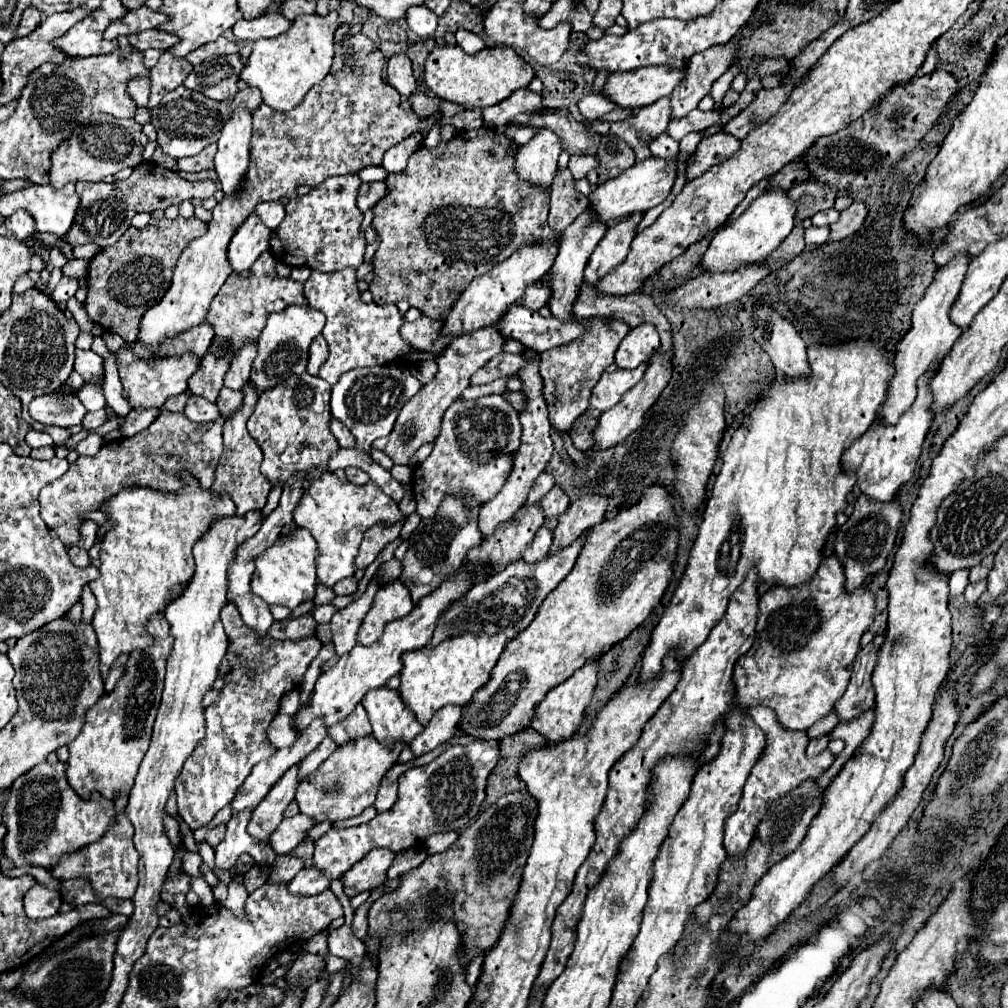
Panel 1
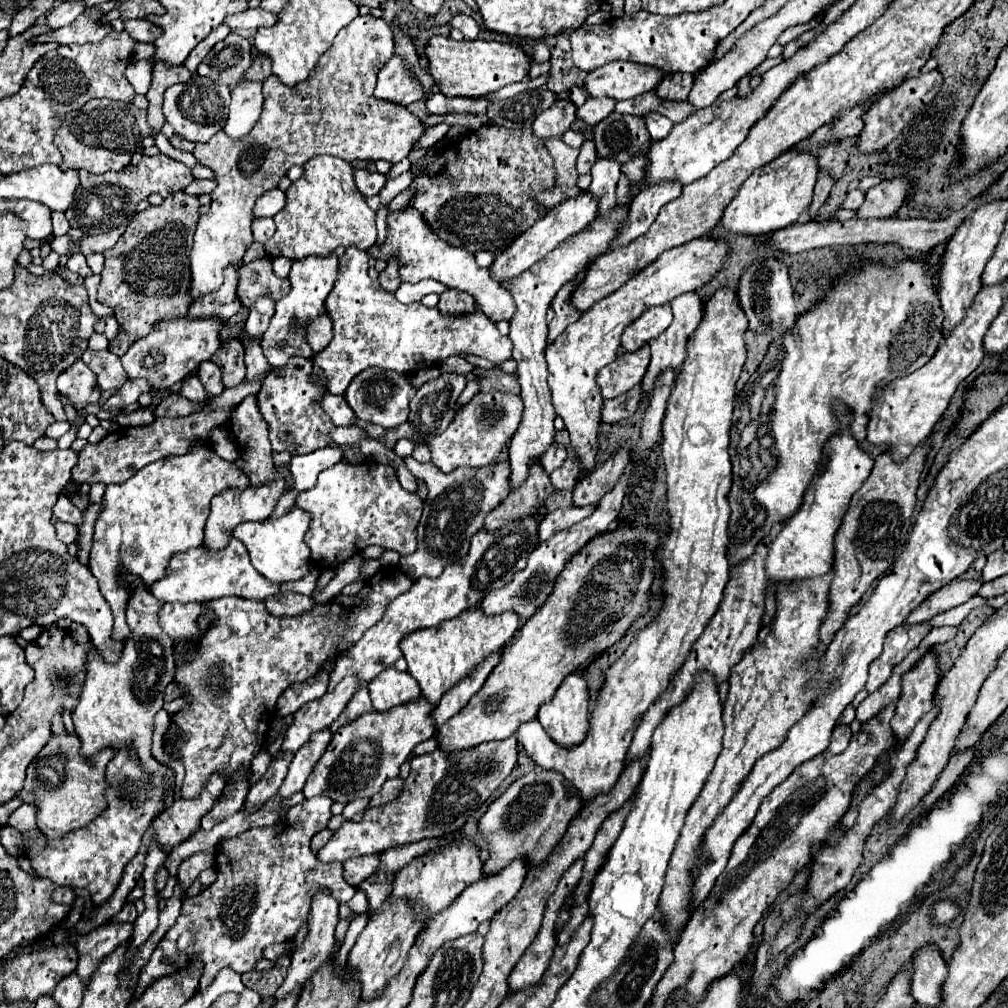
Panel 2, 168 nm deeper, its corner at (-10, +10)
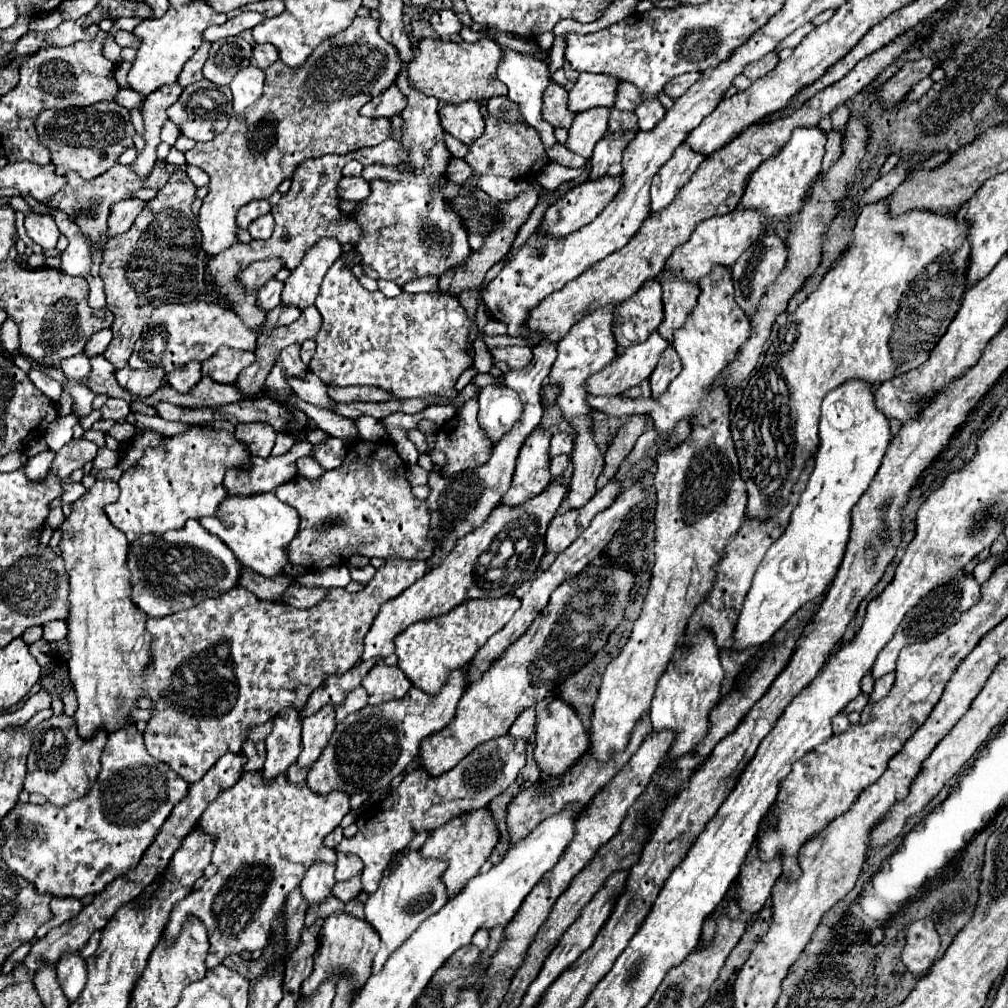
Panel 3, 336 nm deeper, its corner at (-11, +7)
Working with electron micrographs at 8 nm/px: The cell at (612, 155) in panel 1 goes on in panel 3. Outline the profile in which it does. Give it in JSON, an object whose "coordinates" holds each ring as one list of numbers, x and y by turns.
{"coordinates":[[611,109,611,117,609,117,609,133,619,133,619,131,639,131,635,113,629,111,619,111,619,109]]}

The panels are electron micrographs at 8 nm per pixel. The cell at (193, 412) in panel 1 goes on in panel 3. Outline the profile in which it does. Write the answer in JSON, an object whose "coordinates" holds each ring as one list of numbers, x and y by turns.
{"coordinates":[[187,363,187,367,179,367,167,375,169,385,179,393,191,391,199,379,201,379,201,363]]}

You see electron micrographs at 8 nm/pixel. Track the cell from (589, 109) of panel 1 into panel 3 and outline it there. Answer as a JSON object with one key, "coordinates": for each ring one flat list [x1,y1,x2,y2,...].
{"coordinates":[[597,107,597,109,583,111,583,113,575,115,565,147,579,153,579,155,583,155,585,159,591,159,595,143,607,131,609,113,611,113,609,107]]}

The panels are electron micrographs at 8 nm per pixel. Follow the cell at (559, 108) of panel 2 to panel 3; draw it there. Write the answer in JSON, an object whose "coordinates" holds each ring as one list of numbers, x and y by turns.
{"coordinates":[[553,81,549,83,547,91,543,93,541,115,553,127,563,127,563,129,569,129,571,127,575,113,567,111,567,91,561,85,557,85]]}

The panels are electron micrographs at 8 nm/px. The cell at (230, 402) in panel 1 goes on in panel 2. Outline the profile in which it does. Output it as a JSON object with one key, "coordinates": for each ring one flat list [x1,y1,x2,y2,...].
{"coordinates":[[230,340,210,360,220,366,222,382,226,388,234,388,244,380,246,366,244,366,244,348,240,340]]}

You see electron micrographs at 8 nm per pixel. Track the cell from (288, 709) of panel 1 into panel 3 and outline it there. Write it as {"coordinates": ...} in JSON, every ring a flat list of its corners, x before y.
{"coordinates":[[287,707,273,719,273,731,267,737,267,759,263,779,277,779,297,761,301,753,301,723,297,709]]}

